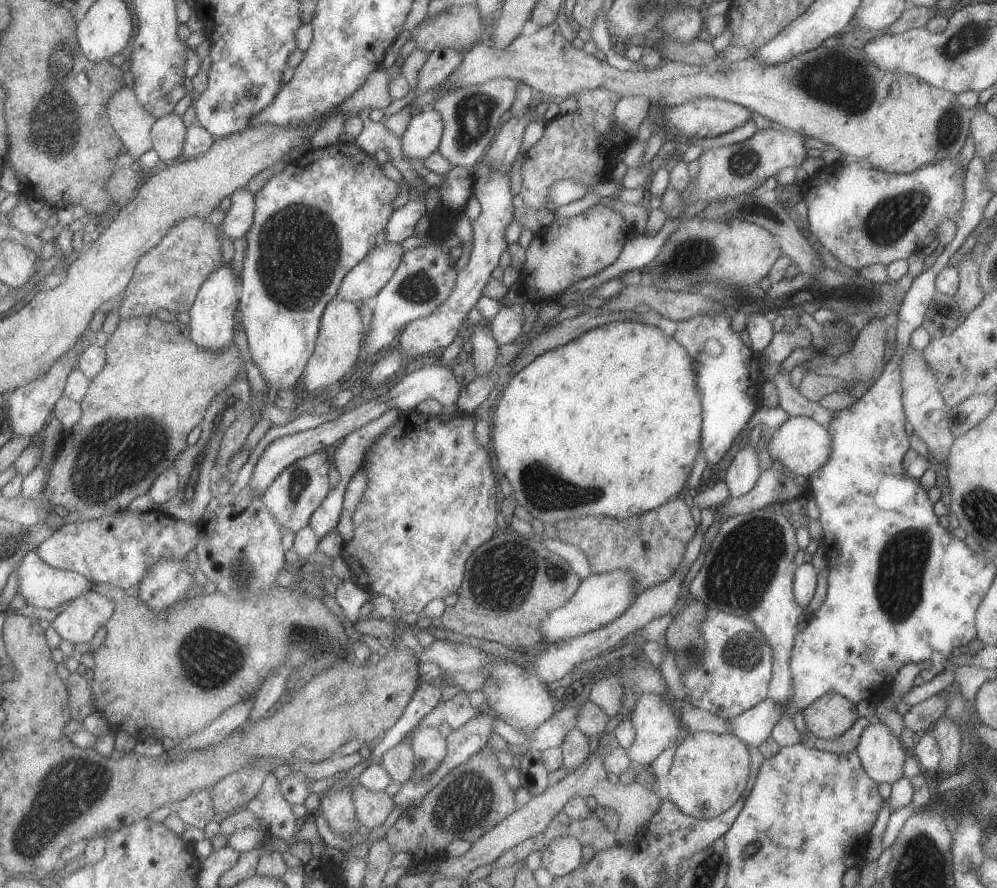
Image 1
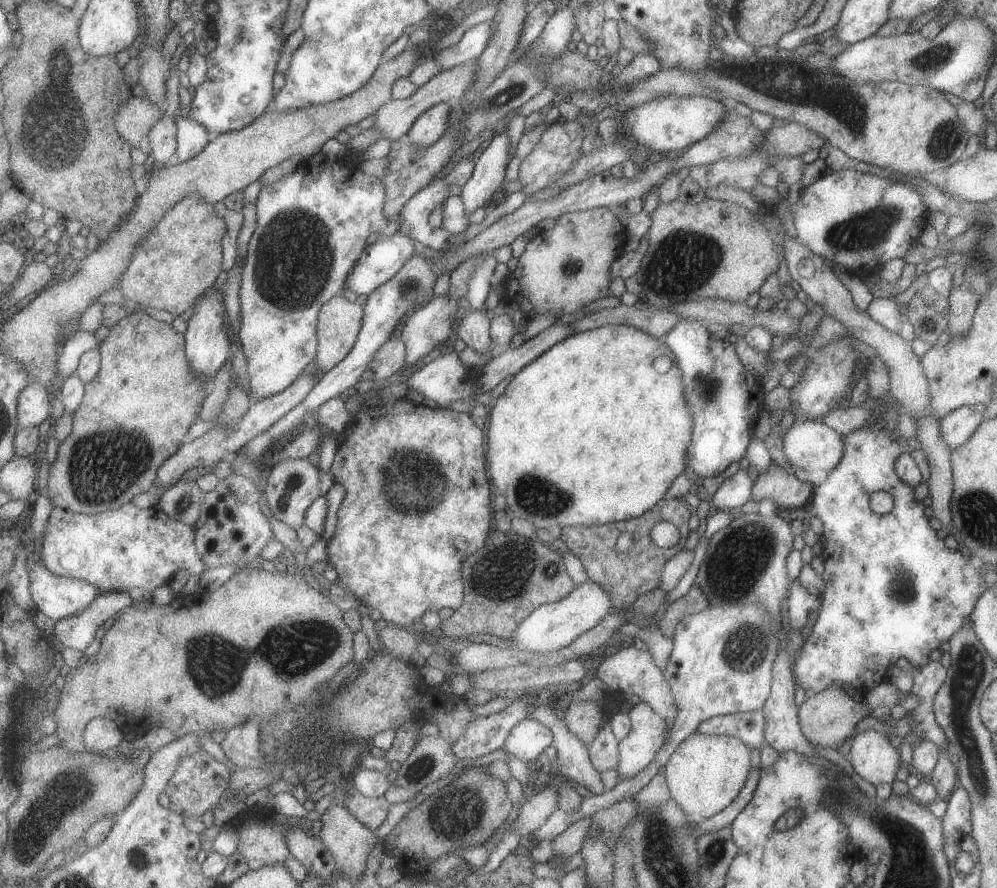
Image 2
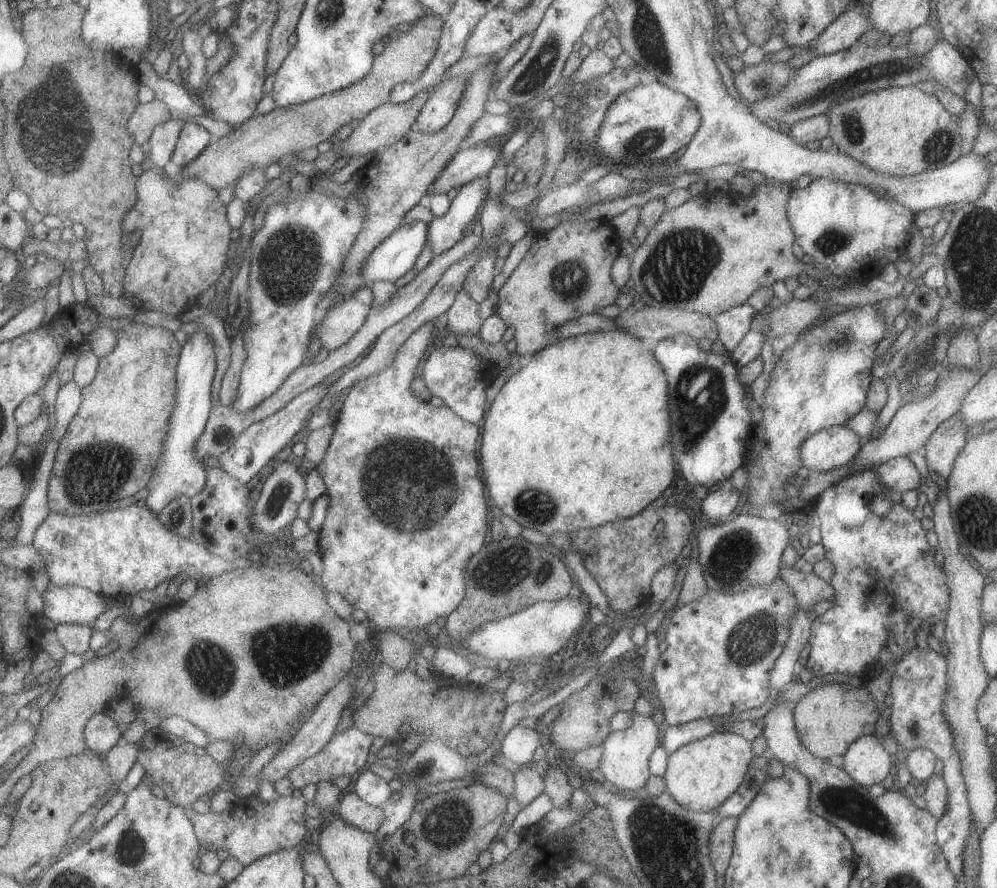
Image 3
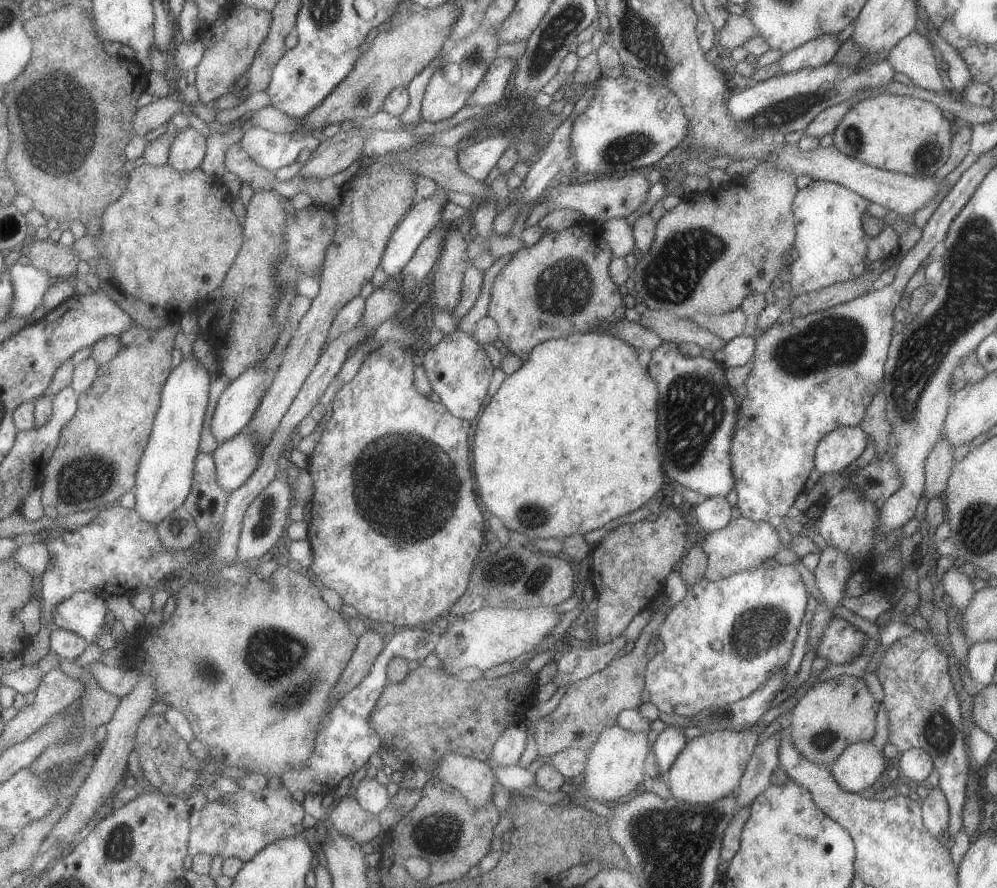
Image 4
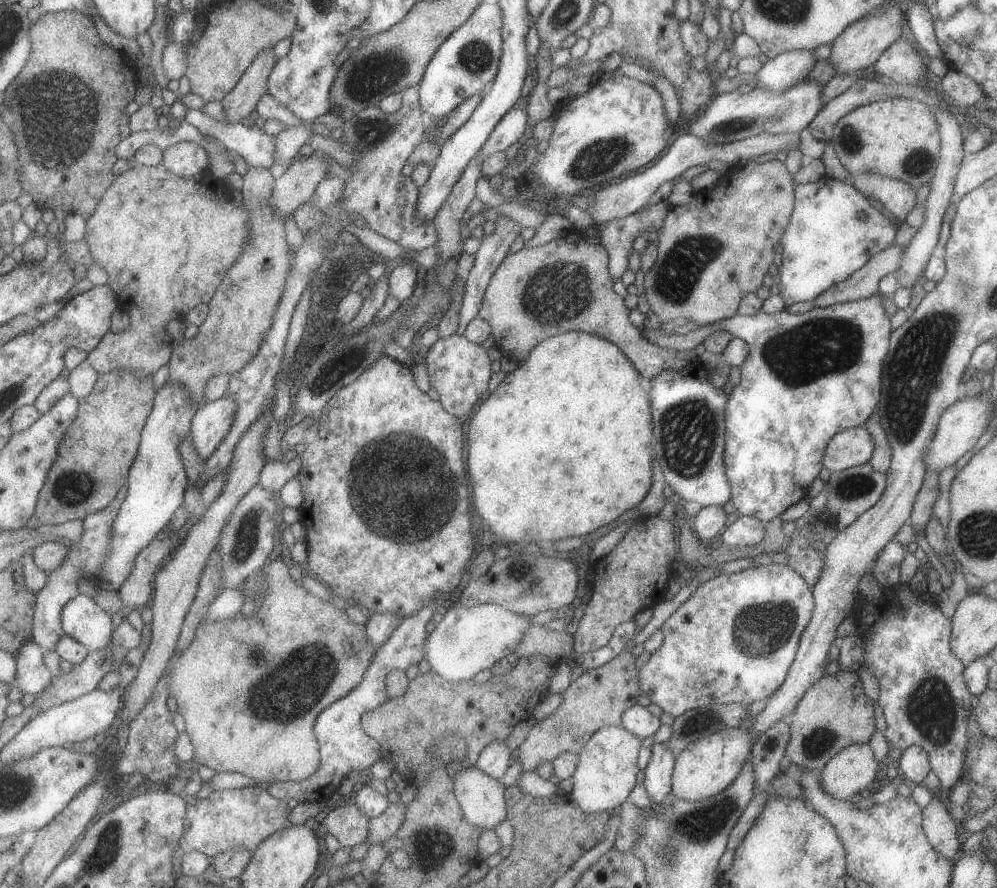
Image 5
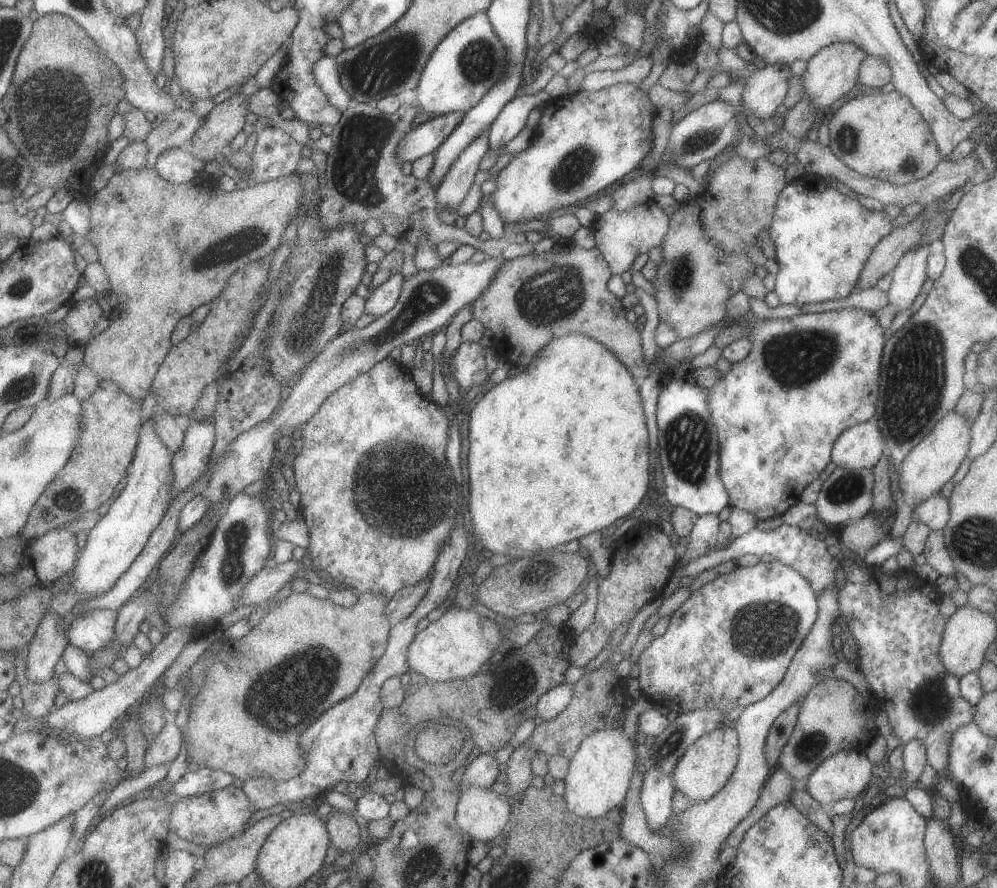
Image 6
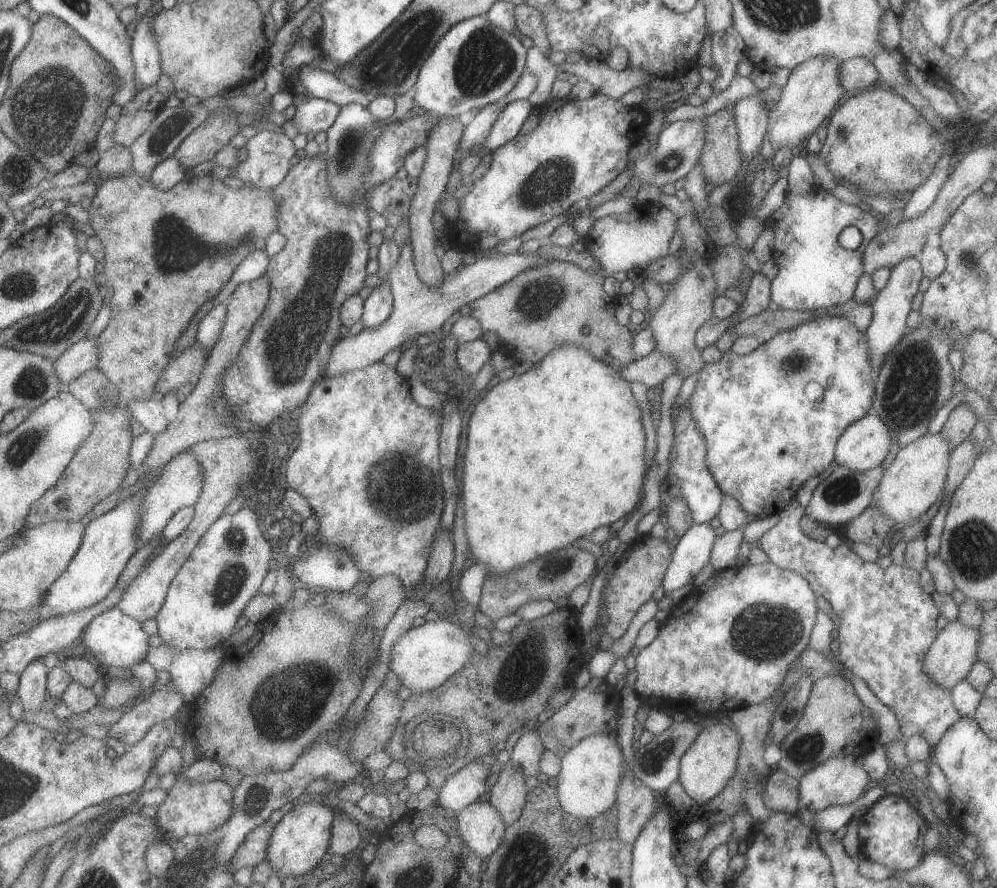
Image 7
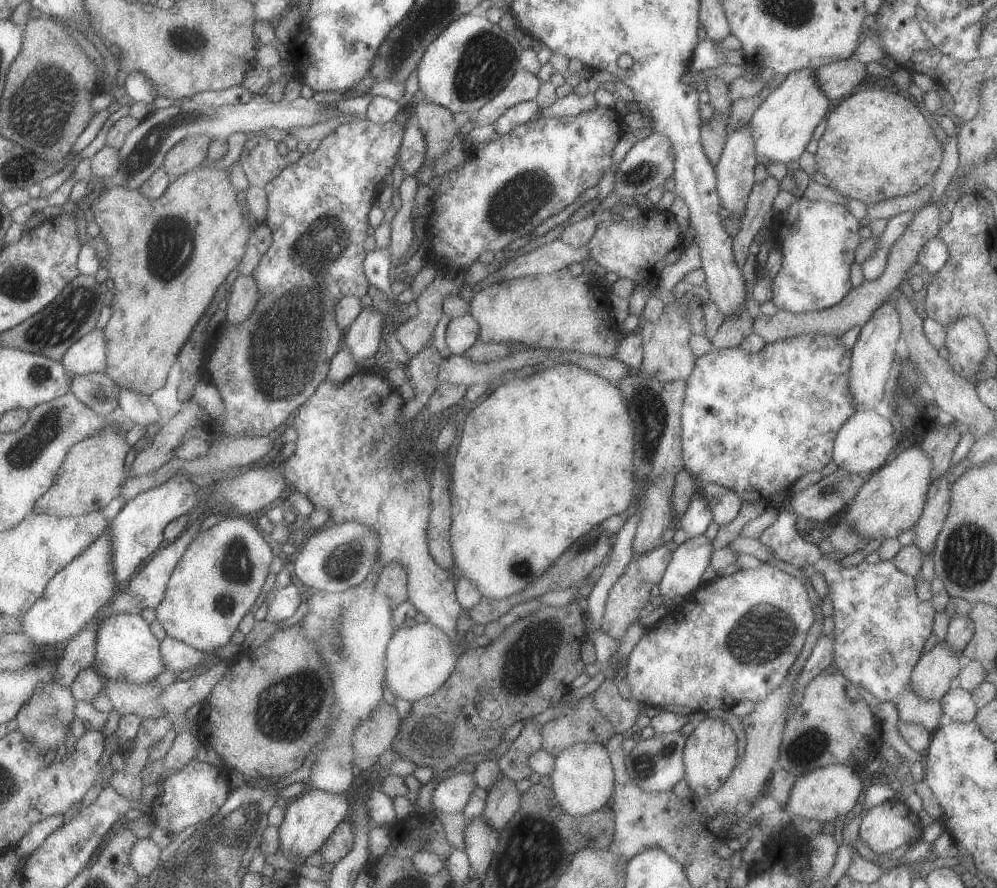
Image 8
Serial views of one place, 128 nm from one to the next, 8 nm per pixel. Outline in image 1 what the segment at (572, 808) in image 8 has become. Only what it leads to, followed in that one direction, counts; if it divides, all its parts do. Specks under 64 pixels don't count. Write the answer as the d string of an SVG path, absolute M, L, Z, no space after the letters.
M652 692L641 693L640 700L634 706L630 719L635 728L636 738L626 752L635 766L651 764L666 748L678 744L684 736L682 729L684 724L680 721L679 713L674 710L674 706L662 696L652 694Z

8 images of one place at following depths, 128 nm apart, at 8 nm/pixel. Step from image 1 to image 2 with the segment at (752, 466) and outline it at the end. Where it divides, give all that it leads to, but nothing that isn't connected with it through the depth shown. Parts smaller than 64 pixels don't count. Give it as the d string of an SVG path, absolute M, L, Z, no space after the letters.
M740 468L722 482L717 492L705 503L705 508L711 508L709 506L714 505L714 508L725 512L740 508L751 500L753 488L753 480L748 475L748 470Z

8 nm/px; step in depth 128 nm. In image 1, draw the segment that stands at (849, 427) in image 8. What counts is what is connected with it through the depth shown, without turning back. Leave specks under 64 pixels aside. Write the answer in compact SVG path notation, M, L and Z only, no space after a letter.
M805 416L790 417L782 426L772 433L768 444L771 458L782 469L790 470L794 474L809 478L811 474L824 466L832 454L832 438L825 426Z

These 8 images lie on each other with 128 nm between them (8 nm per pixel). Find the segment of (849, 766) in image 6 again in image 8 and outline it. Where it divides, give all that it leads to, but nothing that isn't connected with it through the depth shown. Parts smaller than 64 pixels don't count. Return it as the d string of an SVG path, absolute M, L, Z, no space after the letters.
M831 765L796 777L789 800L784 810L790 818L799 817L816 823L830 823L846 816L858 803L863 793L863 780L852 768L843 765Z

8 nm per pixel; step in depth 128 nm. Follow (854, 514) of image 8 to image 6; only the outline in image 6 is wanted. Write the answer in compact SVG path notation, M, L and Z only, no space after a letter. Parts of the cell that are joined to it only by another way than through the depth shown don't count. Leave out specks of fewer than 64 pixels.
M952 410L904 458L900 474L898 474L898 486L899 490L902 490L902 495L906 498L907 504L915 507L916 504L923 503L953 478L956 470L968 454L968 444L972 438L970 428L972 428L972 422L966 420L964 416L960 416L956 410Z

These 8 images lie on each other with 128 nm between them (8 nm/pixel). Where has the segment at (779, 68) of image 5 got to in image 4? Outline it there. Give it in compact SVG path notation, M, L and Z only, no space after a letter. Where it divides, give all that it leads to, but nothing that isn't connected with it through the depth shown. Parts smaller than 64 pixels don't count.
M839 33L819 36L780 58L782 73L802 70L802 68L818 68L834 60L838 50L844 44L839 40Z

